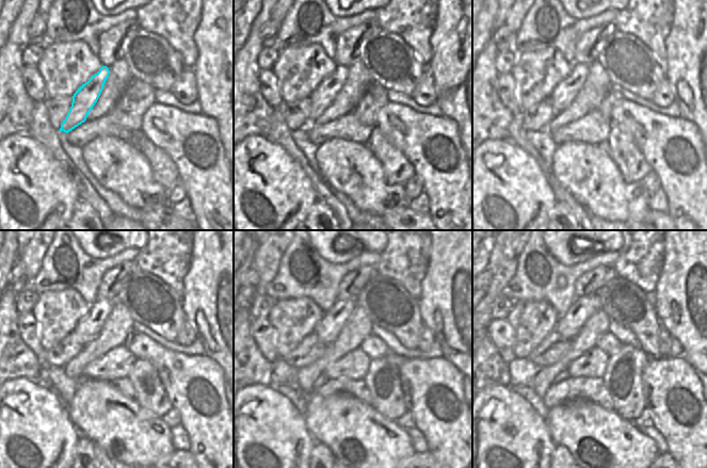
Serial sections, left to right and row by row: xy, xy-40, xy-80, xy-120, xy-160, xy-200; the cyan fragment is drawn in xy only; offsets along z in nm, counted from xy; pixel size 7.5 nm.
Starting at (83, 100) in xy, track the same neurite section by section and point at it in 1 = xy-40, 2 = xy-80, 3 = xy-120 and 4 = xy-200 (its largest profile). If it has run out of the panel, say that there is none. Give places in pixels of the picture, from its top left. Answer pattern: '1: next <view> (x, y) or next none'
1: next xy-40 (322, 97)
2: next xy-80 (563, 95)
3: next xy-120 (87, 328)
4: next xy-200 (568, 325)

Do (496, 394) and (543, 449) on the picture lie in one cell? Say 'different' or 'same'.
same

